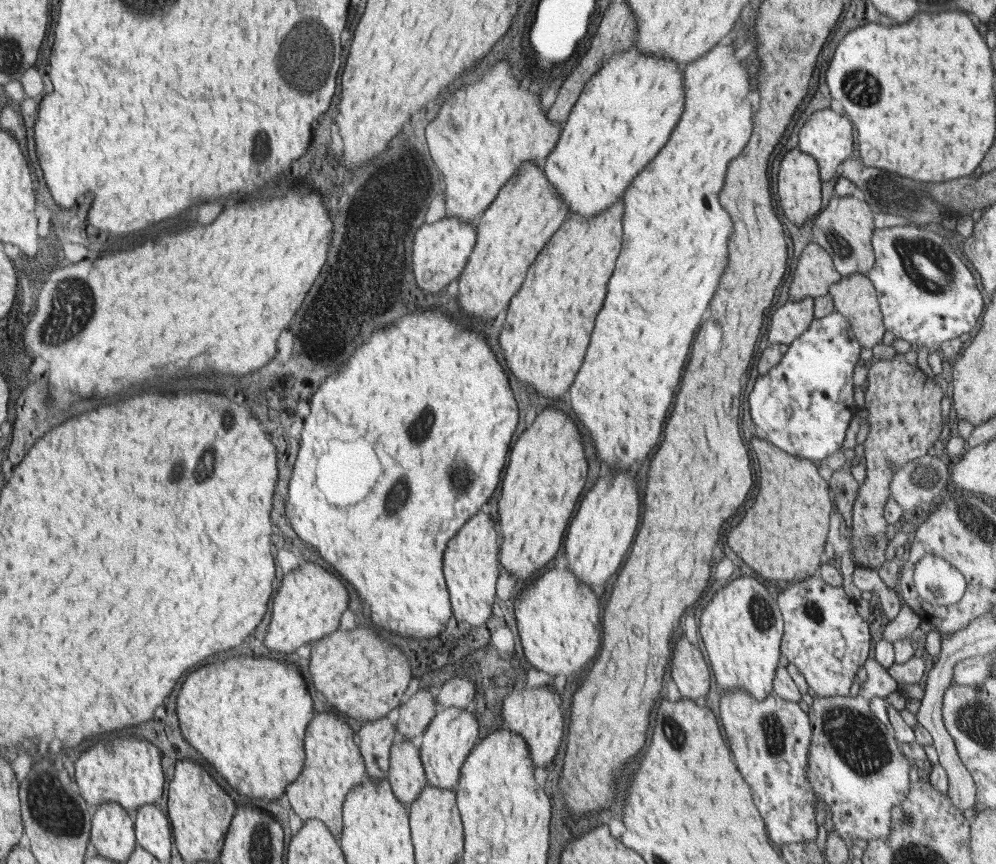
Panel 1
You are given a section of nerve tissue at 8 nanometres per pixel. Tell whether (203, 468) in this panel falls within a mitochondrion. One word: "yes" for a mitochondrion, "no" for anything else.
yes

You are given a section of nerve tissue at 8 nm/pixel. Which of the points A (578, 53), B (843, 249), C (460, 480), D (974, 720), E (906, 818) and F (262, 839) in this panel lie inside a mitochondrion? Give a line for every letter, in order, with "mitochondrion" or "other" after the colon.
A: other
B: mitochondrion
C: mitochondrion
D: mitochondrion
E: mitochondrion
F: mitochondrion

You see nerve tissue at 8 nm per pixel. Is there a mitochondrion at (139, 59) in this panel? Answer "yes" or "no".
no

